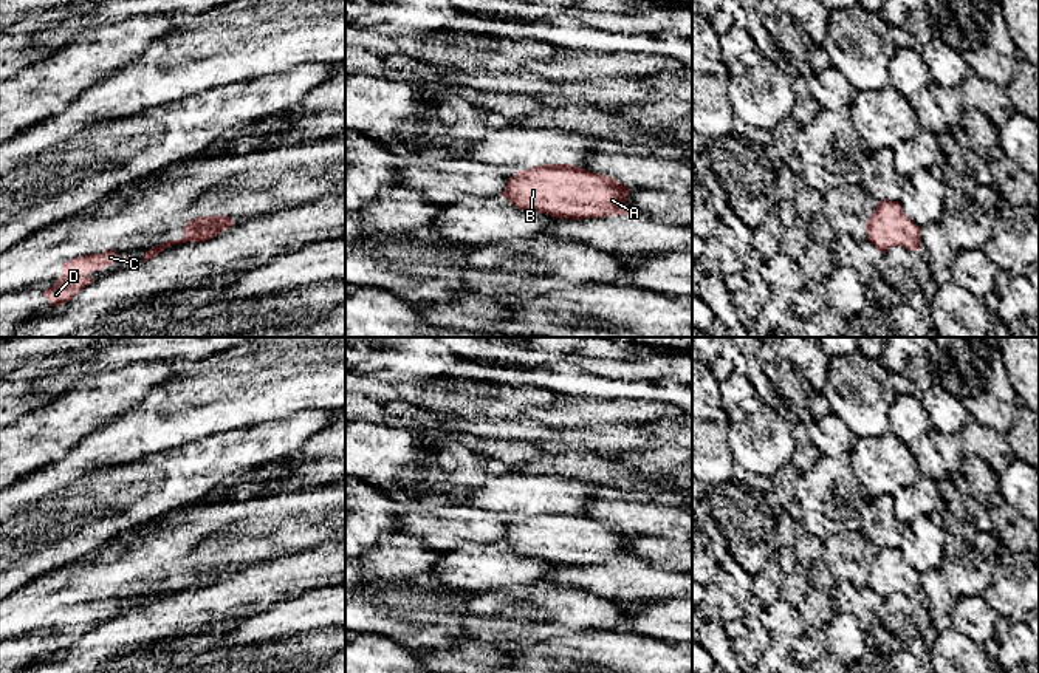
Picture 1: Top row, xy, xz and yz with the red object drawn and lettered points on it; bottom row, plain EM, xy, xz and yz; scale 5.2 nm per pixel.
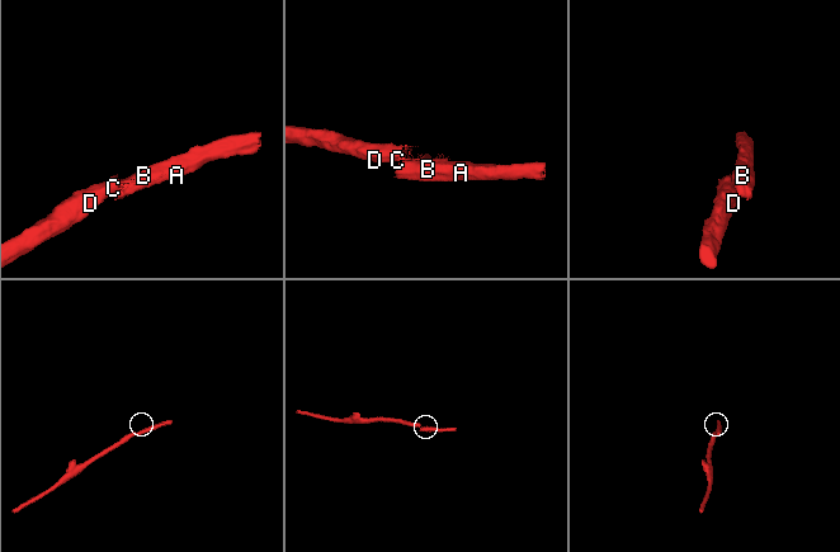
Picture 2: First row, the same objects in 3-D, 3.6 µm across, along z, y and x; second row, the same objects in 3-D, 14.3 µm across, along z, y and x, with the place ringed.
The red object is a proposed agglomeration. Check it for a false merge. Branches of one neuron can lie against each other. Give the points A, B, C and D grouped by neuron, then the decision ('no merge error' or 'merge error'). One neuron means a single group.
A B / C D; merge error

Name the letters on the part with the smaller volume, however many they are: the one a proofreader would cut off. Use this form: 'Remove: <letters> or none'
Remove: A, B

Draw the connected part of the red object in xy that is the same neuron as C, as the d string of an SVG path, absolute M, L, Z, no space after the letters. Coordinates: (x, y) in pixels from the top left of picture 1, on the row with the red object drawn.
M115 249L104 254L90 254L71 258L60 266L60 280L42 294L51 302L51 306L67 303L79 291L94 282L94 278L88 275L90 272L107 268L115 263L116 258L118 254Z

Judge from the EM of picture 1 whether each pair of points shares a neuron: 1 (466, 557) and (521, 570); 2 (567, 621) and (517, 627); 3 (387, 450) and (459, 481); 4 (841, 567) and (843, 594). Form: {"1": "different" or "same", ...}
{"1": "same", "2": "same", "3": "same", "4": "different"}

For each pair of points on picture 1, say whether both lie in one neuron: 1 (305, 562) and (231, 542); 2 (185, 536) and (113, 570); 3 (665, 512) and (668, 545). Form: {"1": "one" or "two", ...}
{"1": "two", "2": "one", "3": "two"}

